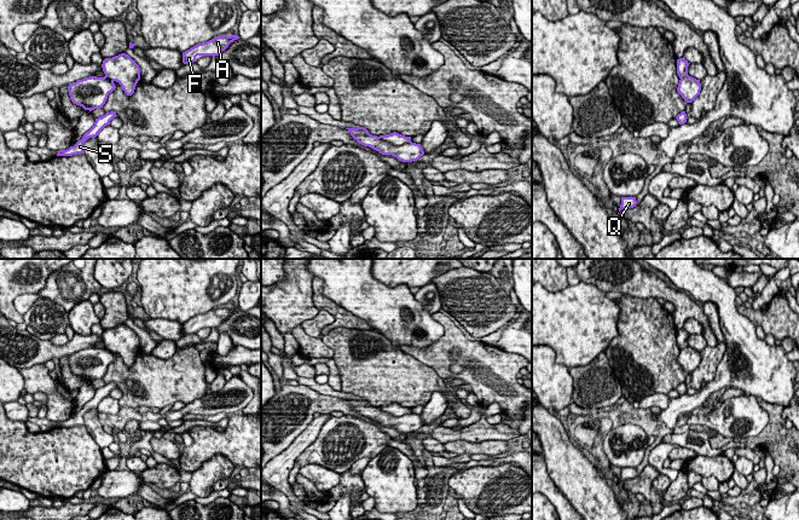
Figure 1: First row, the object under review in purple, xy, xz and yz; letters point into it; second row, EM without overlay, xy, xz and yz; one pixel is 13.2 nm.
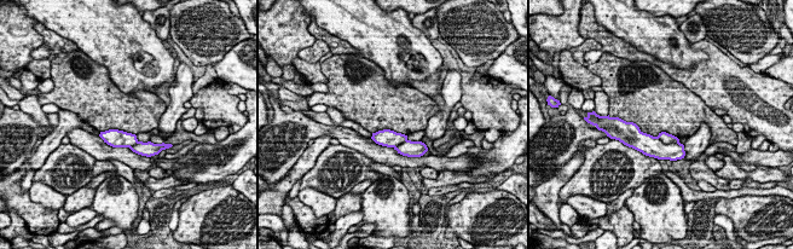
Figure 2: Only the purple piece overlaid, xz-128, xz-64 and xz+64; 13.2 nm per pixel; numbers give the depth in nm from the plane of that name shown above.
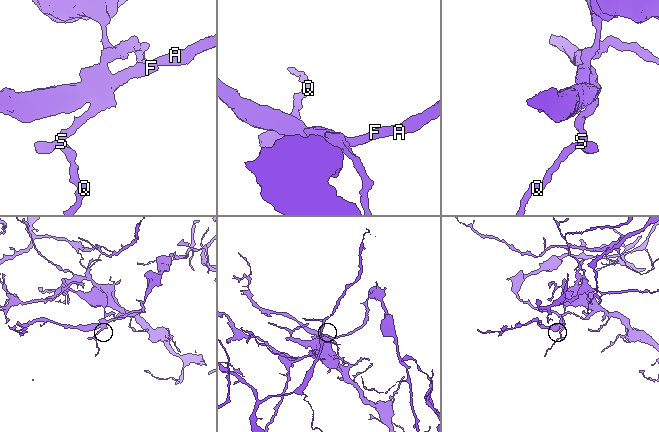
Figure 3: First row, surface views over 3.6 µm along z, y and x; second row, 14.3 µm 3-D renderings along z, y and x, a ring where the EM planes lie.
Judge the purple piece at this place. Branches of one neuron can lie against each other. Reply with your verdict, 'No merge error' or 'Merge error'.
Merge error

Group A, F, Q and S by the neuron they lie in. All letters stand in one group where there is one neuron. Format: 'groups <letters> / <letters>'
groups A F / Q S

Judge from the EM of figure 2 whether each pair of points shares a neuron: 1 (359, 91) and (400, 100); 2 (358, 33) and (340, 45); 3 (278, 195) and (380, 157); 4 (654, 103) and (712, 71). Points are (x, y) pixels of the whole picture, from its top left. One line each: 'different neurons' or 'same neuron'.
1: same neuron
2: different neurons
3: different neurons
4: different neurons

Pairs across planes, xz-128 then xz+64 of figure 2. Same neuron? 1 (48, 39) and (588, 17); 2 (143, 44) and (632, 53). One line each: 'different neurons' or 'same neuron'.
1: same neuron
2: different neurons

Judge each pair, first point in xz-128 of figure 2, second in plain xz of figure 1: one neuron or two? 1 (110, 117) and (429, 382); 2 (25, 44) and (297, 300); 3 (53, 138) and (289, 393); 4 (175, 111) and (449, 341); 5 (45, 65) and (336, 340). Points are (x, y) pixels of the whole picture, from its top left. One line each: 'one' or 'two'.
1: one
2: one
3: two
4: two
5: two

